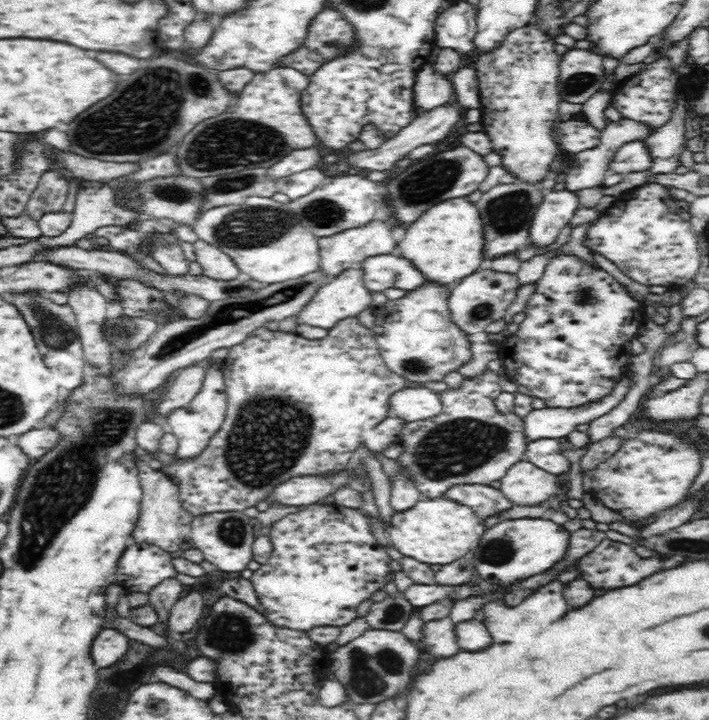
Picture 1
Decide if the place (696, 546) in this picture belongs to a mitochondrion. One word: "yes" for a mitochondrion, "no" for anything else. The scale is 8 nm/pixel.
yes

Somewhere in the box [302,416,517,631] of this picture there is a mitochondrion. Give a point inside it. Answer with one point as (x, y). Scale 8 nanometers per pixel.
(393, 612)

